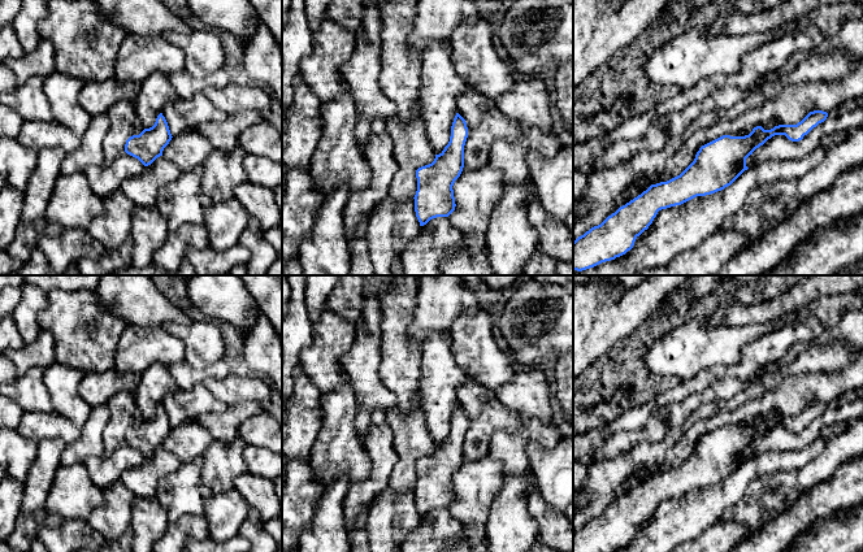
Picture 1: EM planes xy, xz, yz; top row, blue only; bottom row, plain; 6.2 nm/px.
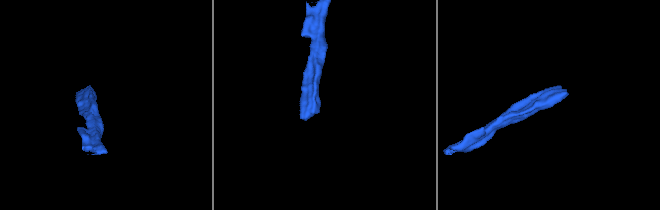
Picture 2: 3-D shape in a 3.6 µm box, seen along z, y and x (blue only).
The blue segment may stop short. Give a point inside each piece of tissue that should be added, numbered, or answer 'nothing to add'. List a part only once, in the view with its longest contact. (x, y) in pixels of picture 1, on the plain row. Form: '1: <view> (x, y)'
nothing to add

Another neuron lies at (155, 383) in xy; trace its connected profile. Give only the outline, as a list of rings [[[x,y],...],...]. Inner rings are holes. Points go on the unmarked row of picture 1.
[[[156,362],[143,371],[134,397],[144,420],[152,418],[164,397],[178,388],[168,368],[161,362]]]

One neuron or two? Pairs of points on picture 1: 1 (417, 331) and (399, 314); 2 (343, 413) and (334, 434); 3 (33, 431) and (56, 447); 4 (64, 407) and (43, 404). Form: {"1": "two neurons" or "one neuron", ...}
{"1": "two neurons", "2": "one neuron", "3": "two neurons", "4": "two neurons"}

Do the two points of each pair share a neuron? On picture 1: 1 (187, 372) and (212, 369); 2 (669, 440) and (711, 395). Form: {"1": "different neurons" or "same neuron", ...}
{"1": "same neuron", "2": "different neurons"}

